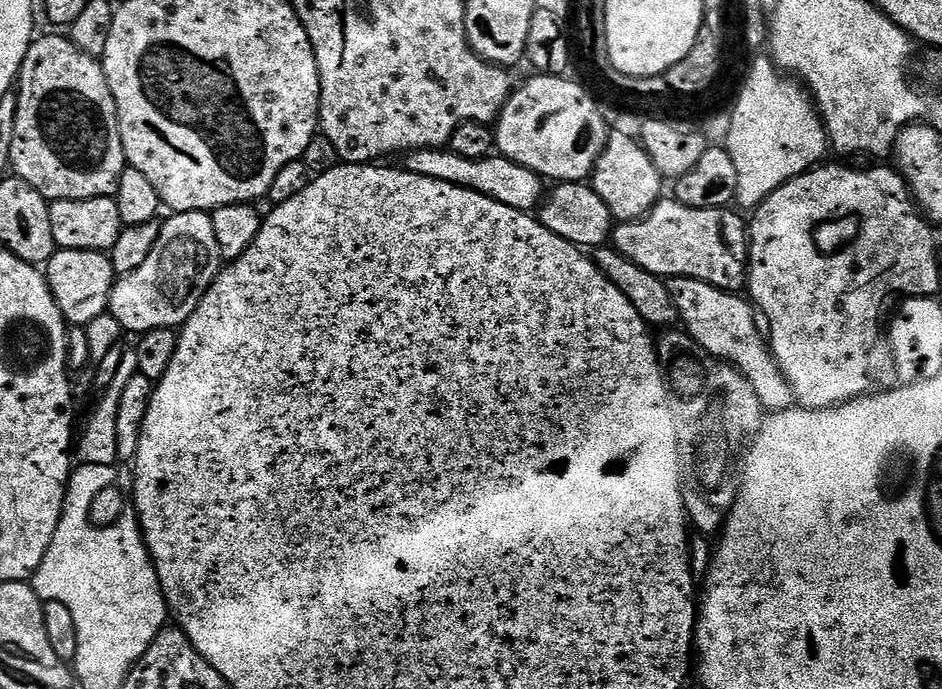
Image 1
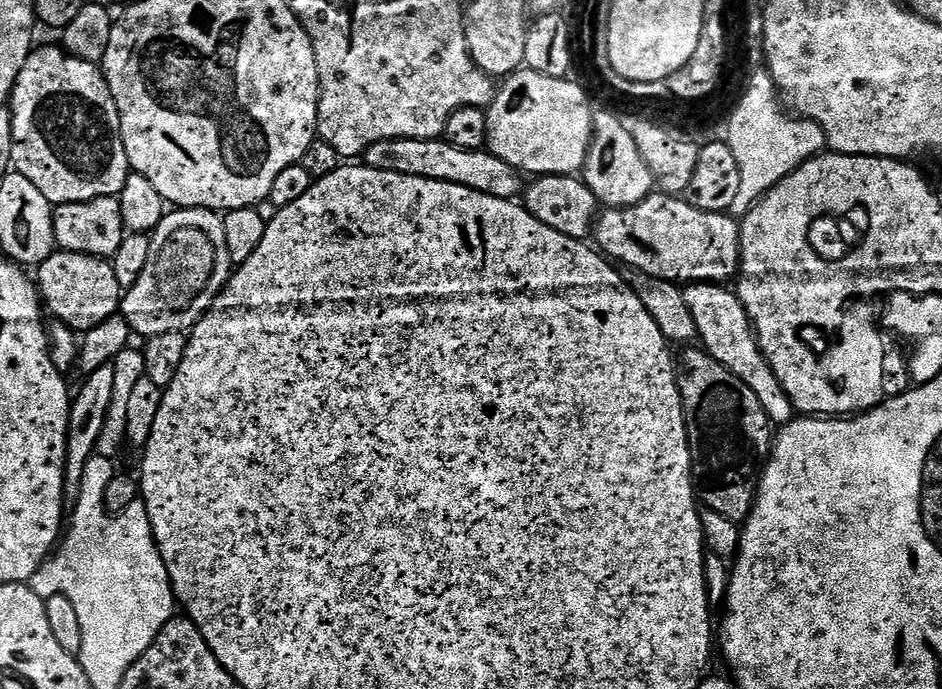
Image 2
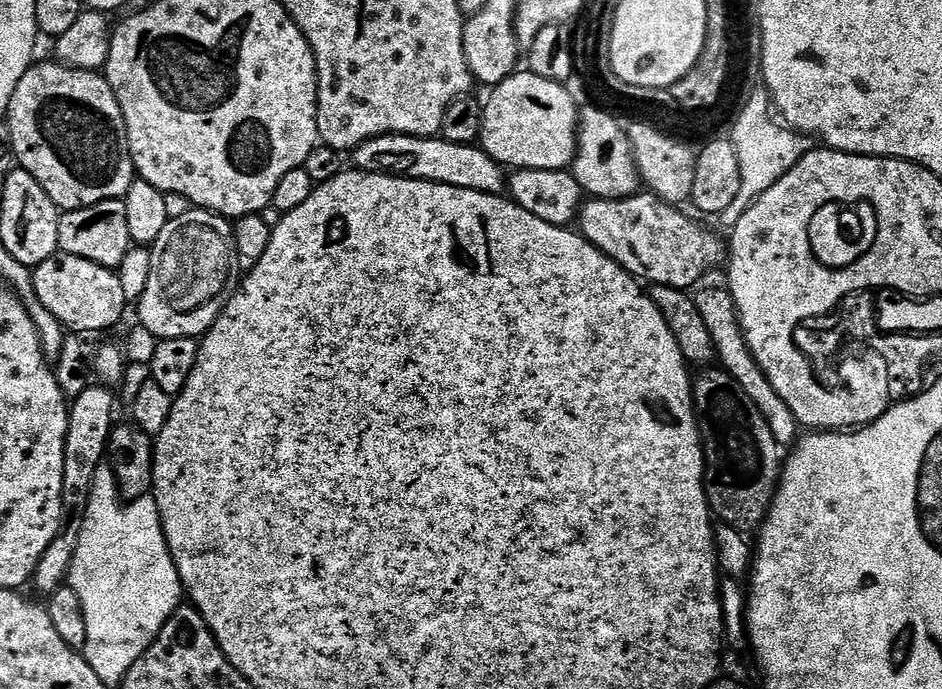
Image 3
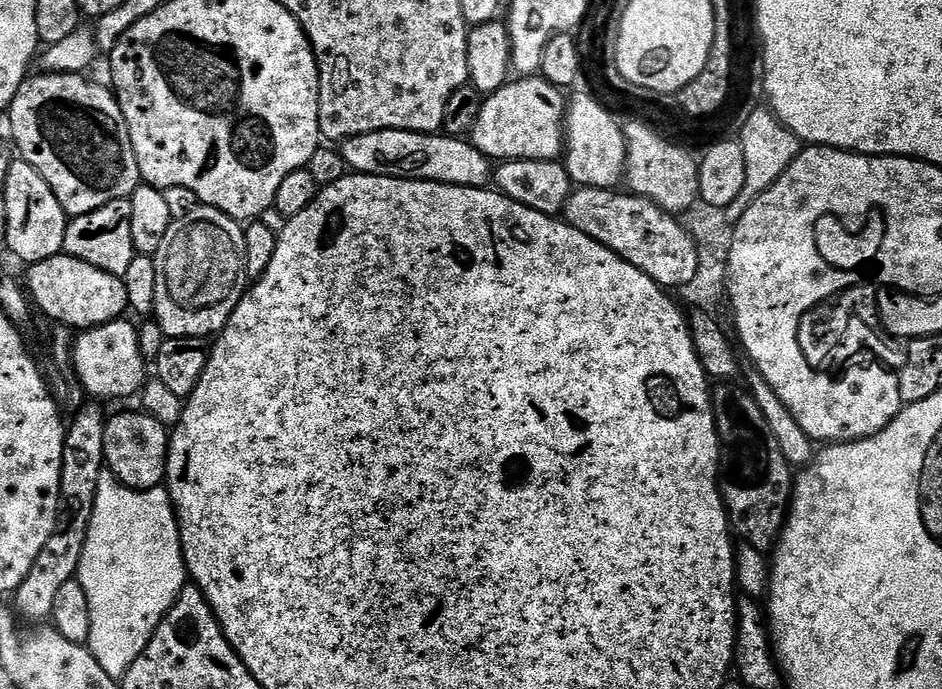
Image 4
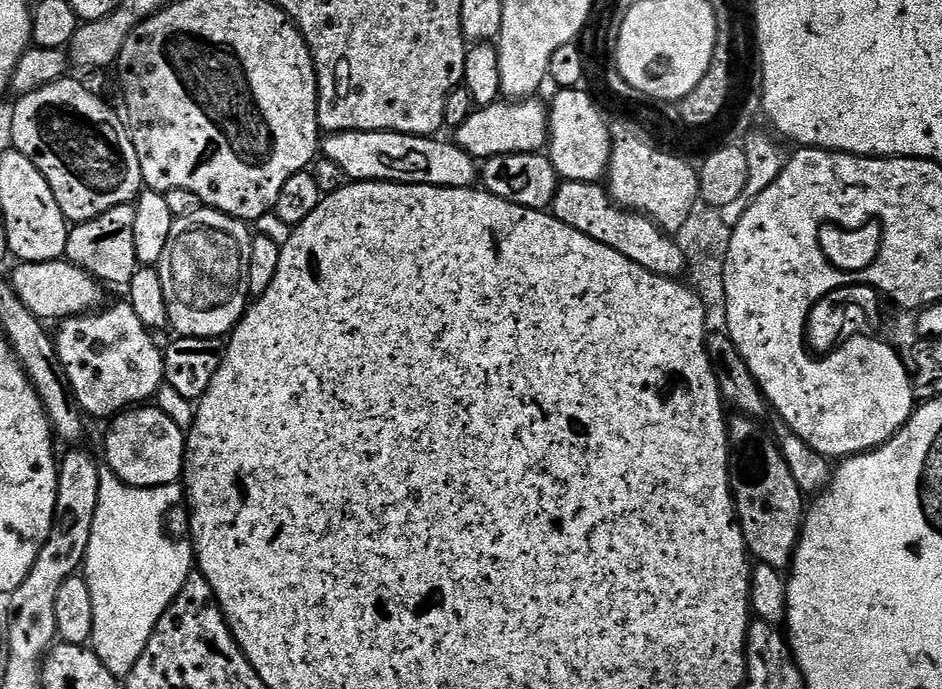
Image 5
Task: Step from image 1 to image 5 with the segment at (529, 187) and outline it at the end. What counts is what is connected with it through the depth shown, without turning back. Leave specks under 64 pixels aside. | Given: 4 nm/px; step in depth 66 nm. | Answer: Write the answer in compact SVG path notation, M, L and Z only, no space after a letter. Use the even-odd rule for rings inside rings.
M333 132L322 140L322 155L338 162L349 181L387 180L393 184L433 184L443 188L470 188L478 180L477 161L454 142L432 136L407 136L401 132Z

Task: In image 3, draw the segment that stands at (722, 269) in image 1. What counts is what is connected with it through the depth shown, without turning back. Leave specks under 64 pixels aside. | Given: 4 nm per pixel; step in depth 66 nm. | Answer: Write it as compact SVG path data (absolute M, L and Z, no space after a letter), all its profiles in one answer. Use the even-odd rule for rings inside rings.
M644 190L635 196L627 196L621 200L585 199L580 205L578 217L578 231L585 236L593 246L602 250L618 266L622 266L631 276L635 276L641 282L647 282L655 286L674 286L685 290L692 287L715 266L723 261L726 256L726 244L719 240L708 228L703 228L696 220L691 220L686 213L680 212L677 205L668 204L665 200L659 200L651 192Z

